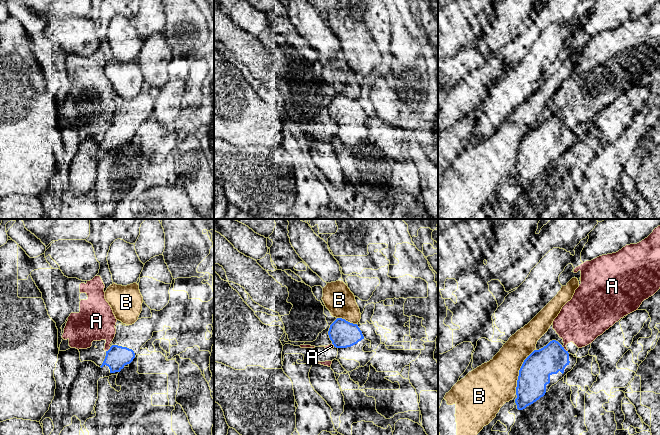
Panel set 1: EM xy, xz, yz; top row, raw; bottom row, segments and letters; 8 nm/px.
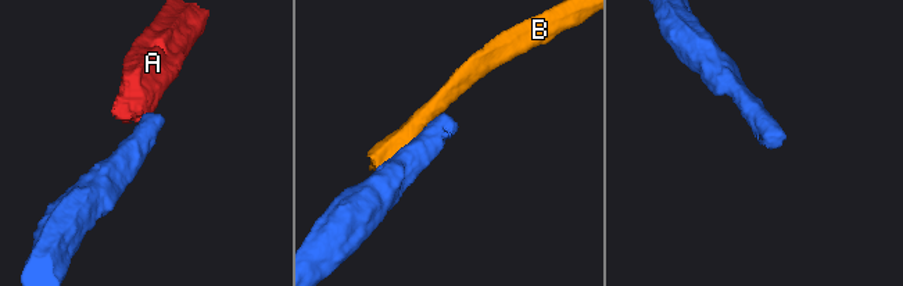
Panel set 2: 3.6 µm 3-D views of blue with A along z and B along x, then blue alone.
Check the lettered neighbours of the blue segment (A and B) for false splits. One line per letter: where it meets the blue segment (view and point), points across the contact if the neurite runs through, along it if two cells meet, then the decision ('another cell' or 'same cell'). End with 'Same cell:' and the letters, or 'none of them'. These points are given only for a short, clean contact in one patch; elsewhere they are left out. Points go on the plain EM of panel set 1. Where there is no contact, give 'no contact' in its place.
A: xy (109, 125) | along xy (111, 122), (106, 127) | another cell
B: yz (519, 148) | another cell
Same cell: none of them

